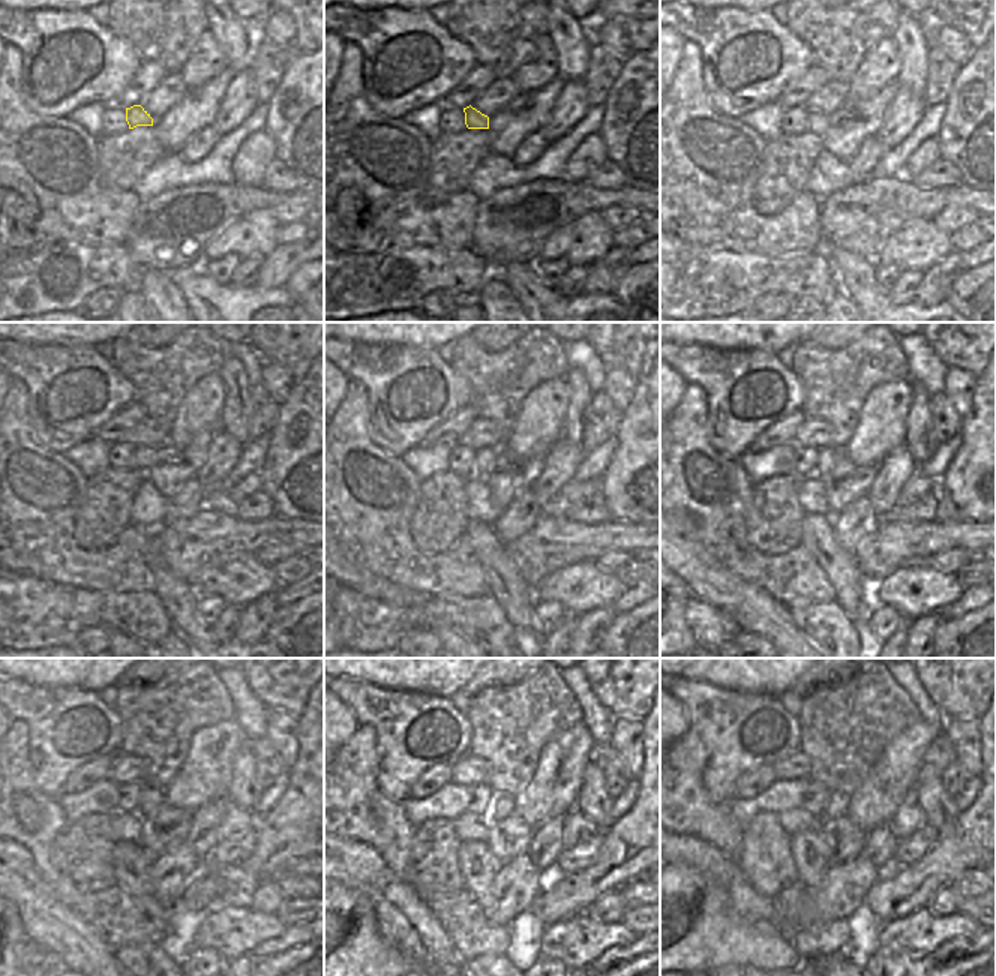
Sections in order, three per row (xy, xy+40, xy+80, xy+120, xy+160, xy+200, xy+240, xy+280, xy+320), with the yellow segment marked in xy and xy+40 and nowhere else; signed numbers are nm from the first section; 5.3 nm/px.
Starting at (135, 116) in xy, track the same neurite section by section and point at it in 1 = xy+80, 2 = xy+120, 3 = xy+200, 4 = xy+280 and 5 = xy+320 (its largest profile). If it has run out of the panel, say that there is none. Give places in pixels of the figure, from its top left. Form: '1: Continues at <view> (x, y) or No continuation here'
1: Continues at xy+80 (816, 122)
2: Continues at xy+120 (144, 456)
3: Continues at xy+200 (827, 455)
4: Continues at xy+280 (500, 805)
5: Continues at xy+320 (837, 805)

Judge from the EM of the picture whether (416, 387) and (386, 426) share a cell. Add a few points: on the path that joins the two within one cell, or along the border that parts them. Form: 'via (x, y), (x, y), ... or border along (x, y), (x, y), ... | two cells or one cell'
via (405, 398), (393, 410), (389, 410), (387, 416) | one cell

